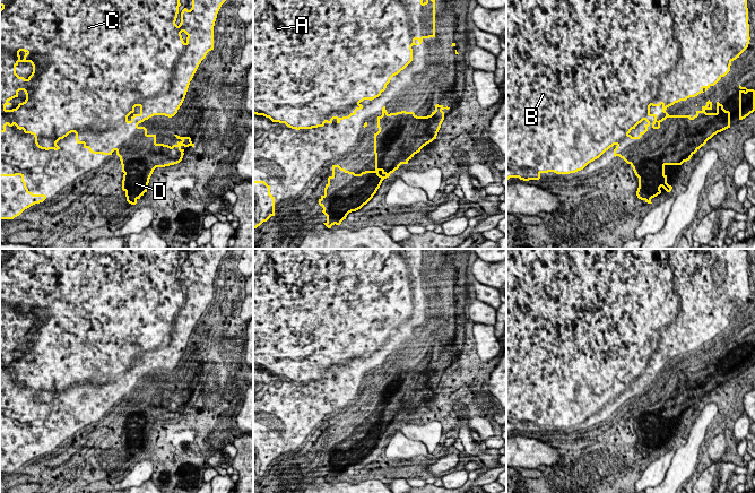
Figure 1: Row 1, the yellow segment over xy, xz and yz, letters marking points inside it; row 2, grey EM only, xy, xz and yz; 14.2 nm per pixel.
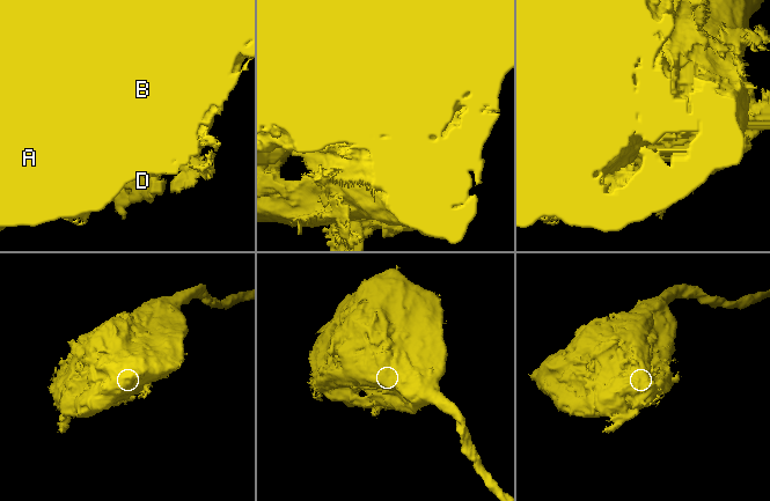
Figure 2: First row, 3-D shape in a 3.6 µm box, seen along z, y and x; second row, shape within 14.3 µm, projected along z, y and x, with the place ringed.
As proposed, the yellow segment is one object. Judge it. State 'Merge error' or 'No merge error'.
Merge error

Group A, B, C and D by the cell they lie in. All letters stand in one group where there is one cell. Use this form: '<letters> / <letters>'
A B C / D

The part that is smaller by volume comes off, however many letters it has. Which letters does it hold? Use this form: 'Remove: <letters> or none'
Remove: D

